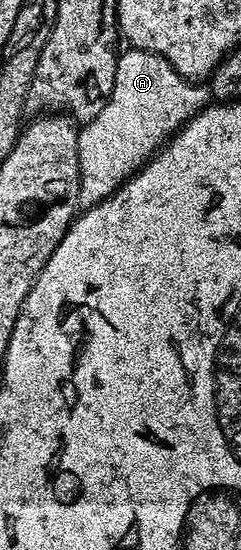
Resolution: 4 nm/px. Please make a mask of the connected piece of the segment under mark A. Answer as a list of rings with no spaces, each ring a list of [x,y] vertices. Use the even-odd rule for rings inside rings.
[[[123,49],[116,64],[116,84],[112,84],[112,92],[106,97],[104,108],[100,108],[100,116],[78,130],[78,163],[82,173],[79,203],[83,207],[95,206],[109,194],[119,190],[185,126],[189,118],[196,117],[211,102],[209,89],[205,85],[192,83],[180,76],[180,72],[176,72],[176,68],[172,68],[172,64],[164,60],[164,56],[147,50]]]

